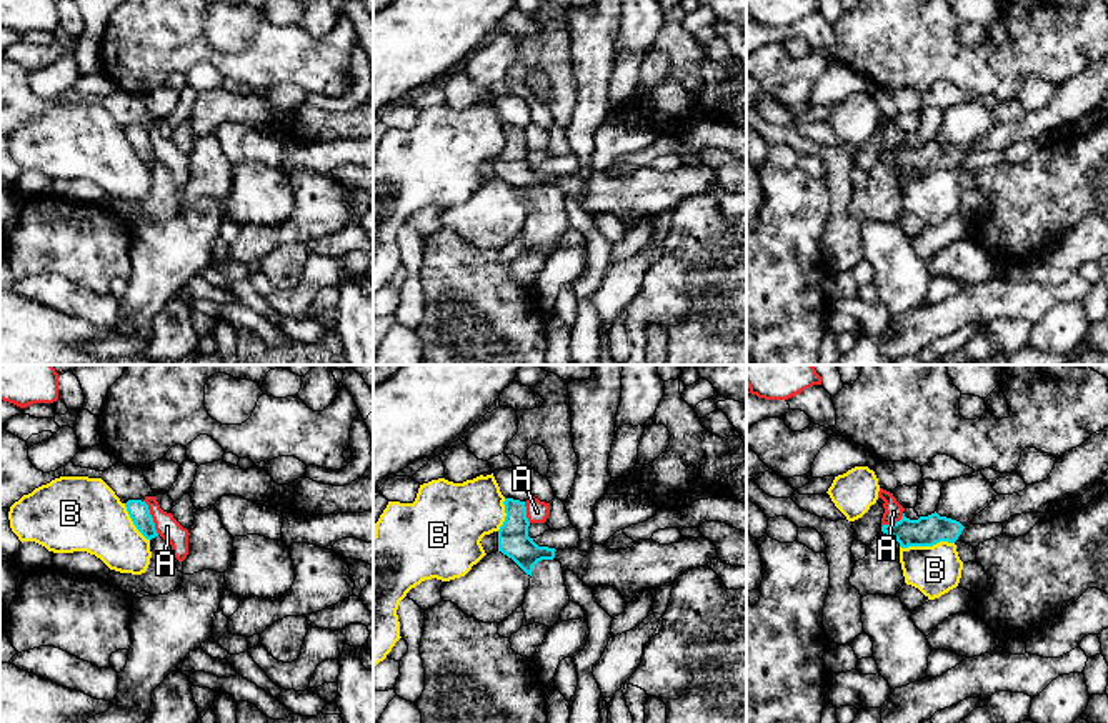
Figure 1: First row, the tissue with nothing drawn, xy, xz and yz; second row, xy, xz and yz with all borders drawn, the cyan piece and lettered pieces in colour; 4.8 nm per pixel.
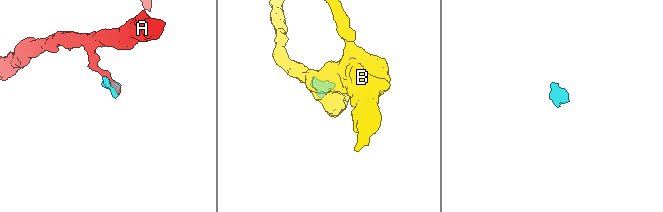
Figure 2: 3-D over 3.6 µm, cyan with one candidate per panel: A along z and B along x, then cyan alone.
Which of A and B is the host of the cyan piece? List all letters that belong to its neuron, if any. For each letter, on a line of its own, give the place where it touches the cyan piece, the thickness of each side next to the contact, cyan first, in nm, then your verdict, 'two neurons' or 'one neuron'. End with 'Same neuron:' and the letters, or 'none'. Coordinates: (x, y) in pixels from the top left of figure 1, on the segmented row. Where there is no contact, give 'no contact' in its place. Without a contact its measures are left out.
A: xy (150, 517) | 100/110 nm | two neurons
B: yz (927, 545) | 140/240 nm | two neurons
Same neuron: none

